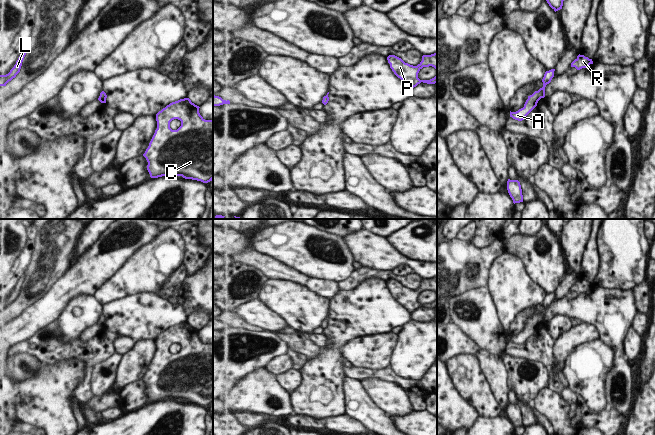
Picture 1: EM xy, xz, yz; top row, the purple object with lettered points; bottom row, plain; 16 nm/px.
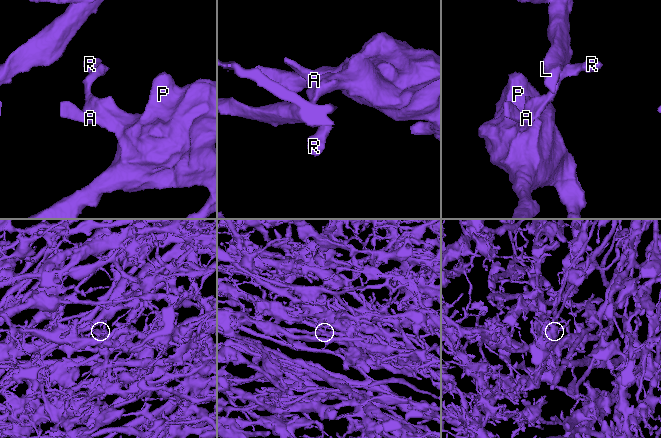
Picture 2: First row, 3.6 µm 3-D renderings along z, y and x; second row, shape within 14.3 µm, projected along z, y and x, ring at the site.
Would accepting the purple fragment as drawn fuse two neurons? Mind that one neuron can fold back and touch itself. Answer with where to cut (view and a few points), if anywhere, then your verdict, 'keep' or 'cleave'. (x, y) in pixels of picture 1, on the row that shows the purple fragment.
cut none; keep

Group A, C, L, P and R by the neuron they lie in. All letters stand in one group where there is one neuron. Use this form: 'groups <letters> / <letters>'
groups A C L P R

